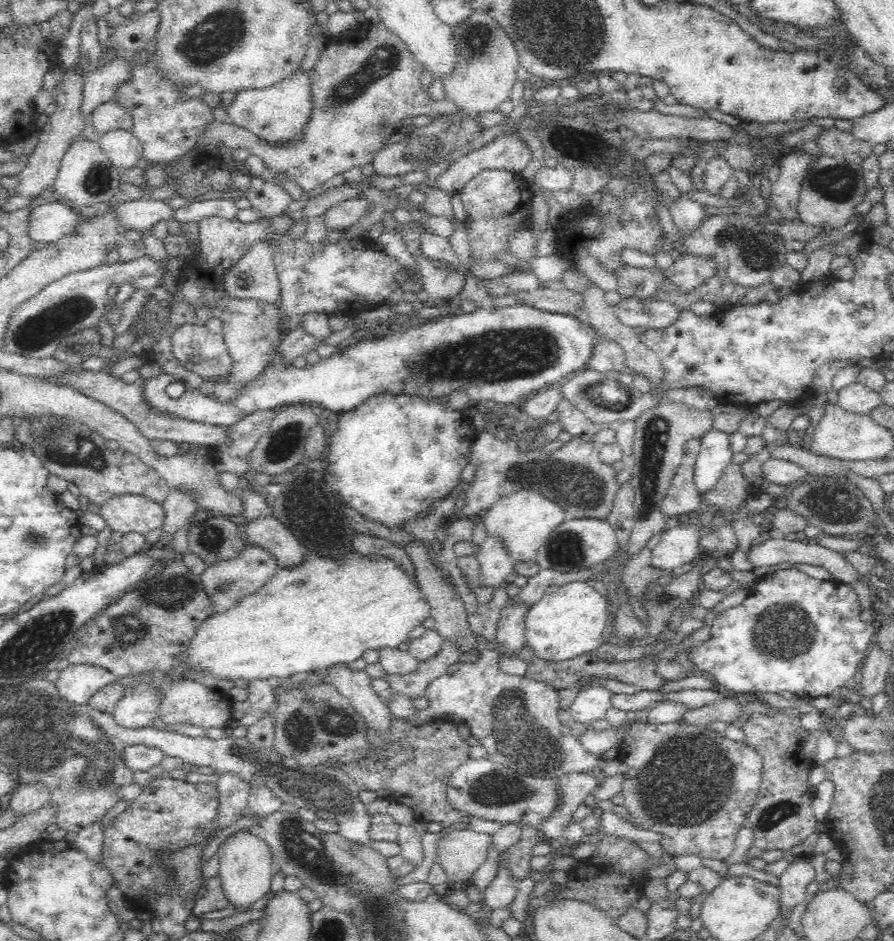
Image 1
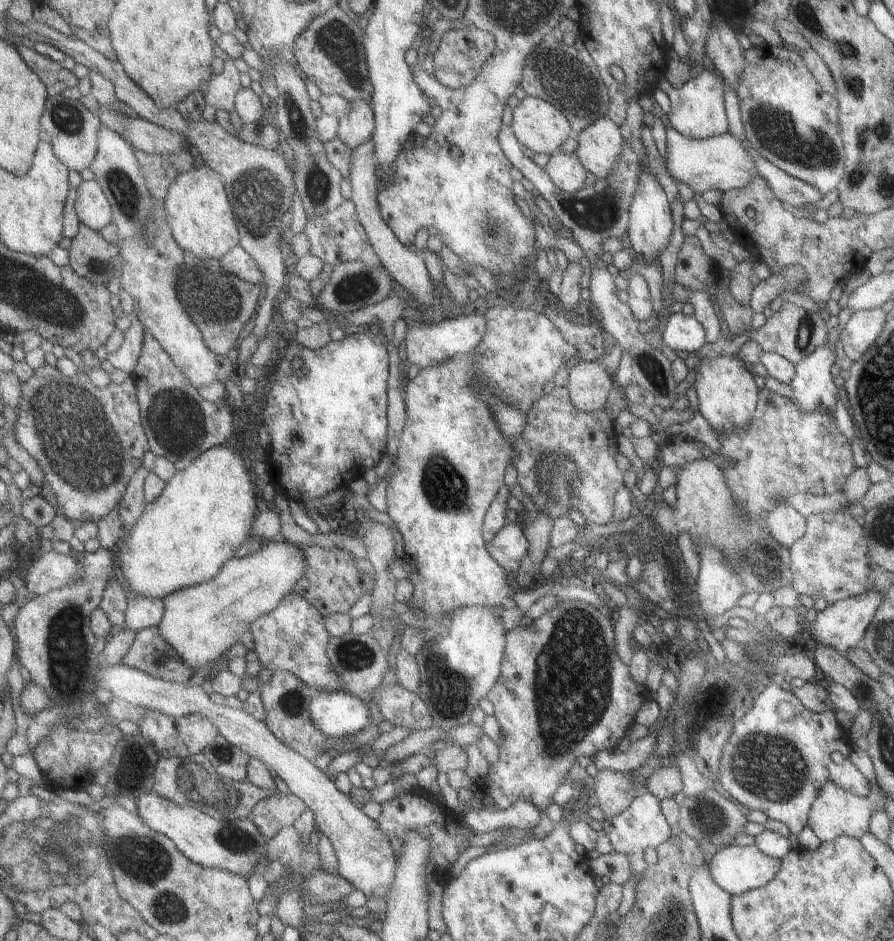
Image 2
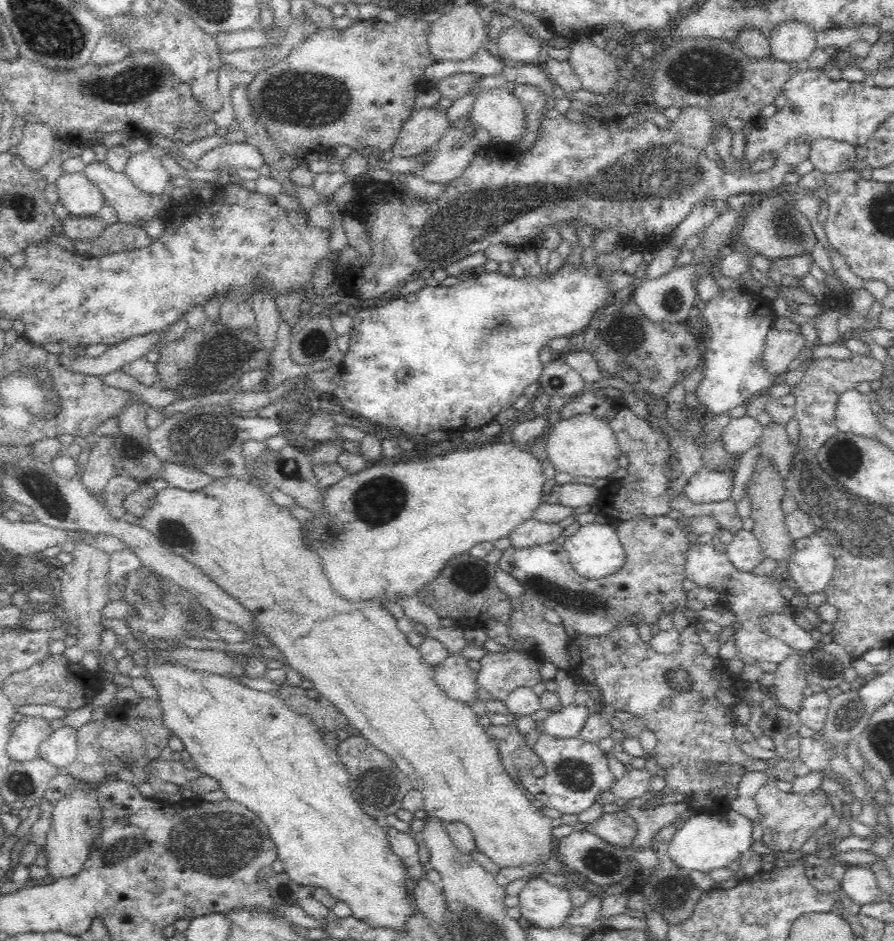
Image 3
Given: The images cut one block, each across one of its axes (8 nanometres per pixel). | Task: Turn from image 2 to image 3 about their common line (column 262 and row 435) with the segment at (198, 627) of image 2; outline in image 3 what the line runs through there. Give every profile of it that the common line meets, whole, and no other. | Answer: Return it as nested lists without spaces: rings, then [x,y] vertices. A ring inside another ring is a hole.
[[[592,413],[575,414],[560,419],[548,430],[545,438],[545,452],[556,472],[566,472],[574,478],[584,476],[602,483],[618,468],[618,458],[622,456],[620,441],[610,427],[608,420]]]

